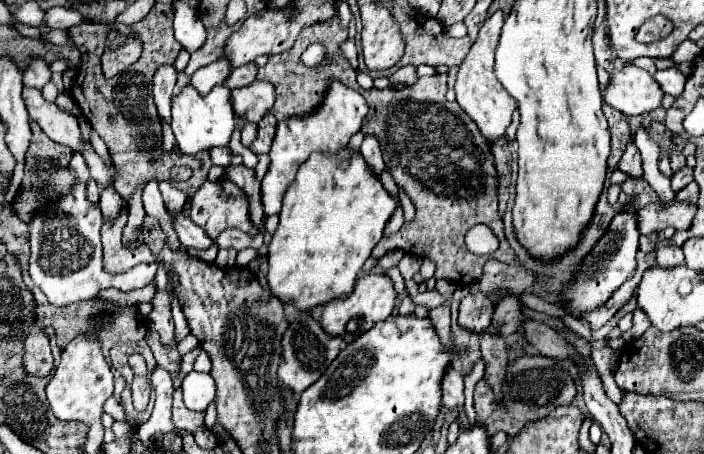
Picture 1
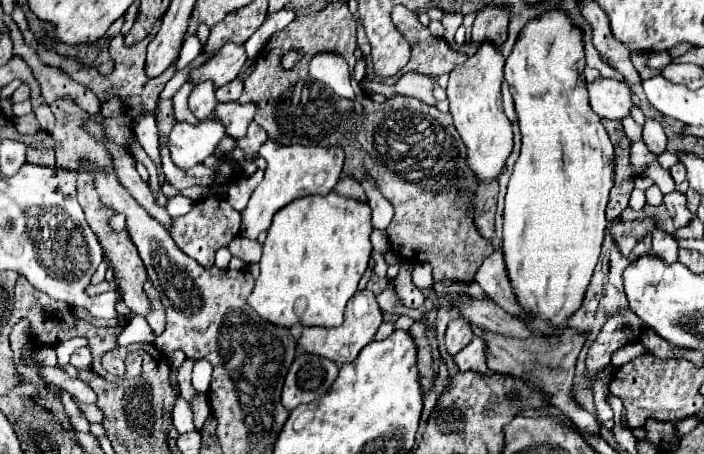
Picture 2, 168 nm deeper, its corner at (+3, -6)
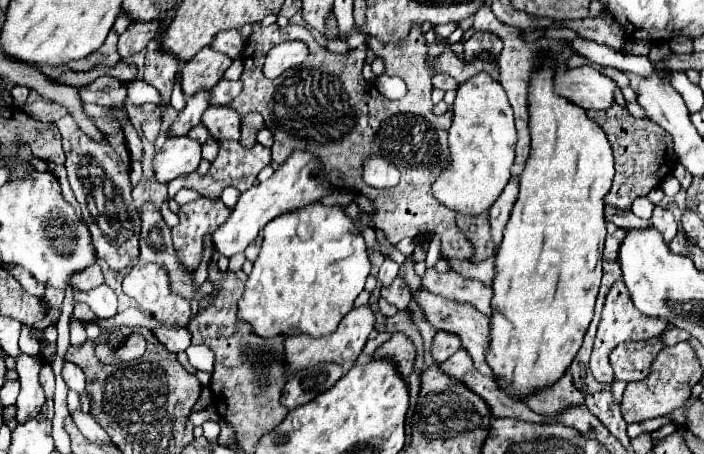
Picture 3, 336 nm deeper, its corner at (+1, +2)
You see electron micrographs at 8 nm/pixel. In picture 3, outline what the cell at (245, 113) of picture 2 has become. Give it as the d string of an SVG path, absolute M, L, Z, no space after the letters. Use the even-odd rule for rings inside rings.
M207 107L201 117L201 125L207 127L215 141L239 139L239 121L241 115L237 115L231 107Z

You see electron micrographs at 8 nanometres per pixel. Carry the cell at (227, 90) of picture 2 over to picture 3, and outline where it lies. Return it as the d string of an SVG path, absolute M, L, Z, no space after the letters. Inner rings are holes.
M221 79L213 89L211 89L211 97L209 97L209 105L231 105L231 101L241 93L241 81L227 81L227 79Z

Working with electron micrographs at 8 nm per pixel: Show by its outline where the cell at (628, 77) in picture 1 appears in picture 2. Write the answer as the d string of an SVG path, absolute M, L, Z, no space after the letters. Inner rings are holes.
M597 79L587 85L591 109L605 119L625 119L633 107L631 85L617 79Z

